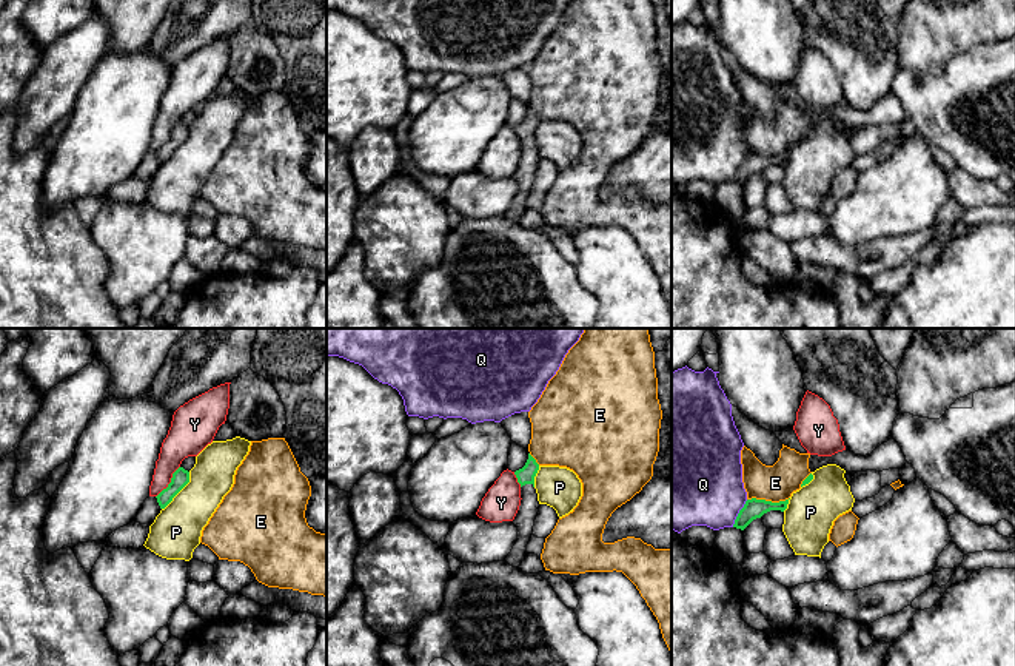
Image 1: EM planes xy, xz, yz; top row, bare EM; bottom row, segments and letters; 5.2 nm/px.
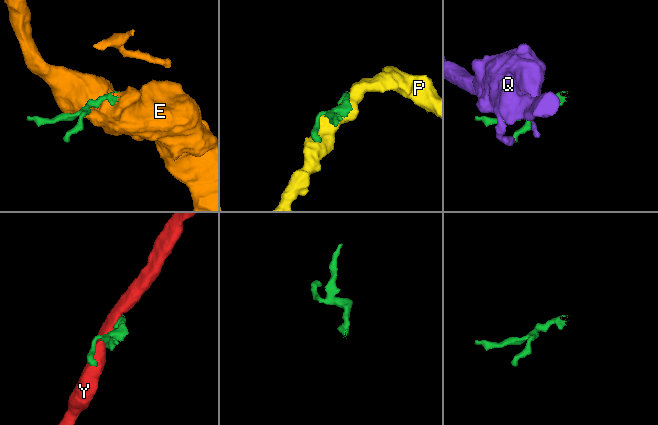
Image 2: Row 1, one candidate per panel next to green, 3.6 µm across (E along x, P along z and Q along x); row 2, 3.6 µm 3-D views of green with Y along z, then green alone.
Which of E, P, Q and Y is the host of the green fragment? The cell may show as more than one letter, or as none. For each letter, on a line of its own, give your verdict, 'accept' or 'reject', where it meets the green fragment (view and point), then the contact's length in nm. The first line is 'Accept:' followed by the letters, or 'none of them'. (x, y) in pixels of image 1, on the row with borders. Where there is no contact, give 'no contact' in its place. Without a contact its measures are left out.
Accept: none of them
E: reject | yz (767, 501) | 220 nm
P: reject | xy (180, 489) | 240 nm
Q: reject | yz (738, 514) | 170 nm
Y: reject | xy (171, 481) | 200 nm

